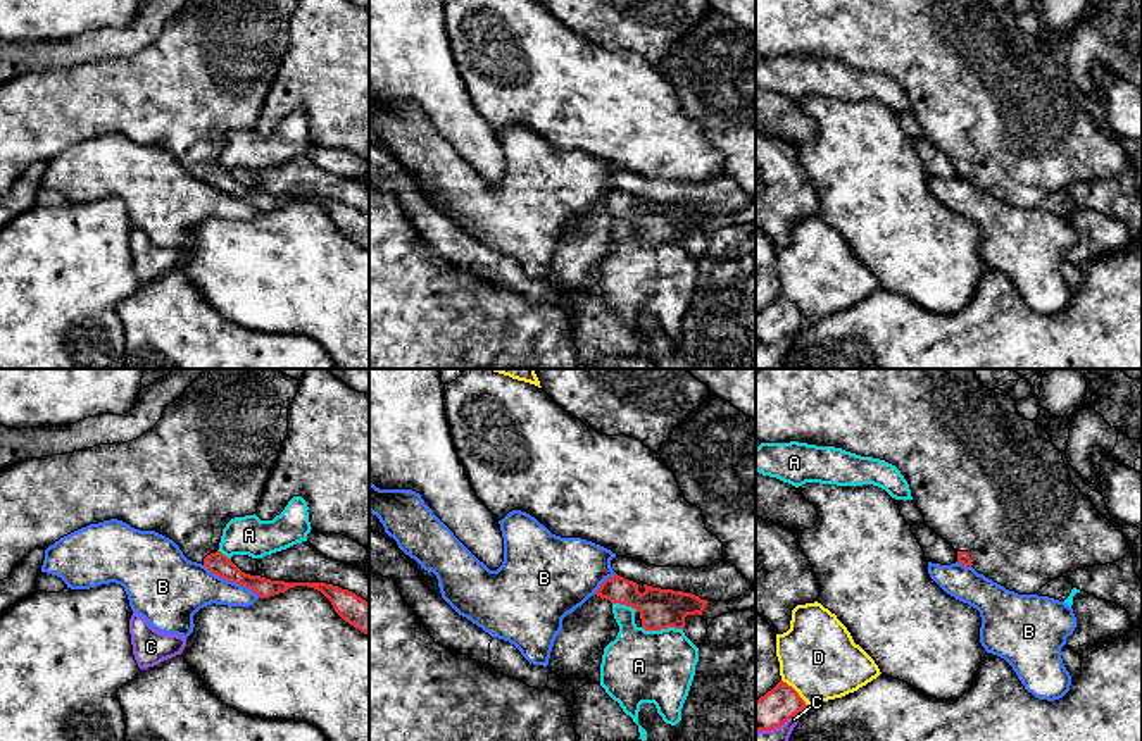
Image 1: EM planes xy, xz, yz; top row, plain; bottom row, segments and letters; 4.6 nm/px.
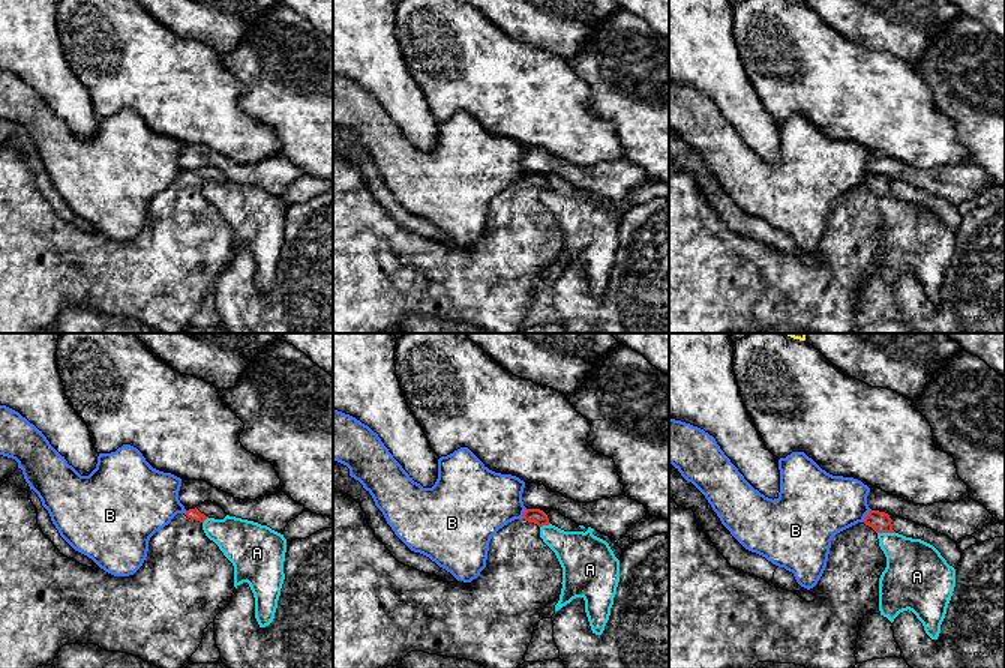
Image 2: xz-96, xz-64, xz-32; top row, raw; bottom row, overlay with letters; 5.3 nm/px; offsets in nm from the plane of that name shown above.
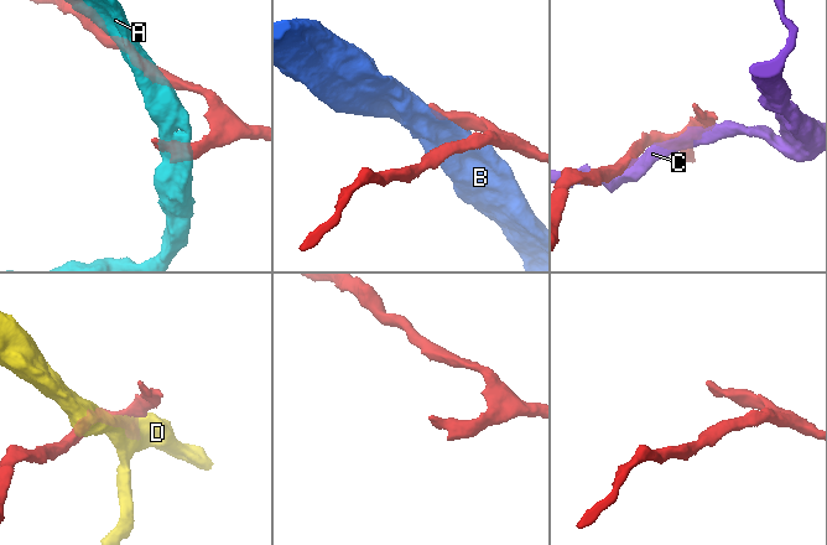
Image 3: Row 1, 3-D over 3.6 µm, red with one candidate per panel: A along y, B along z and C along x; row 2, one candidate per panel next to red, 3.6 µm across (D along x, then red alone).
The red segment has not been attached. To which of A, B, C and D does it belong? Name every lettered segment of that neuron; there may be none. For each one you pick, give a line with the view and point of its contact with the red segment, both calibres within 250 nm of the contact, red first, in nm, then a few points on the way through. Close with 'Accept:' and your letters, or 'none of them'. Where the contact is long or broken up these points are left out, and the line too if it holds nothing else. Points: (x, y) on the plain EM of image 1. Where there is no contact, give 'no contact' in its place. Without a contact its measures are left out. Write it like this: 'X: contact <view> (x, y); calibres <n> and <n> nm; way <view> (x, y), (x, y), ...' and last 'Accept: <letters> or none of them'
Accept: none of them

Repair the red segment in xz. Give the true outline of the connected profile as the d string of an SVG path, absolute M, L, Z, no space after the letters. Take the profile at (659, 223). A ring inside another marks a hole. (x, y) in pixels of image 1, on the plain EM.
M369 183L369 369L580 369L573 338L573 317L585 298L600 298L604 262L616 253L619 240L612 219L626 219L640 227L645 245L668 241L683 243L687 229L702 229L707 214L692 207L638 198L621 190L606 193L581 221L562 233L549 283L561 290L566 300L552 305L535 303L524 296L499 288L488 279L440 260L405 217L393 193L376 190Z

